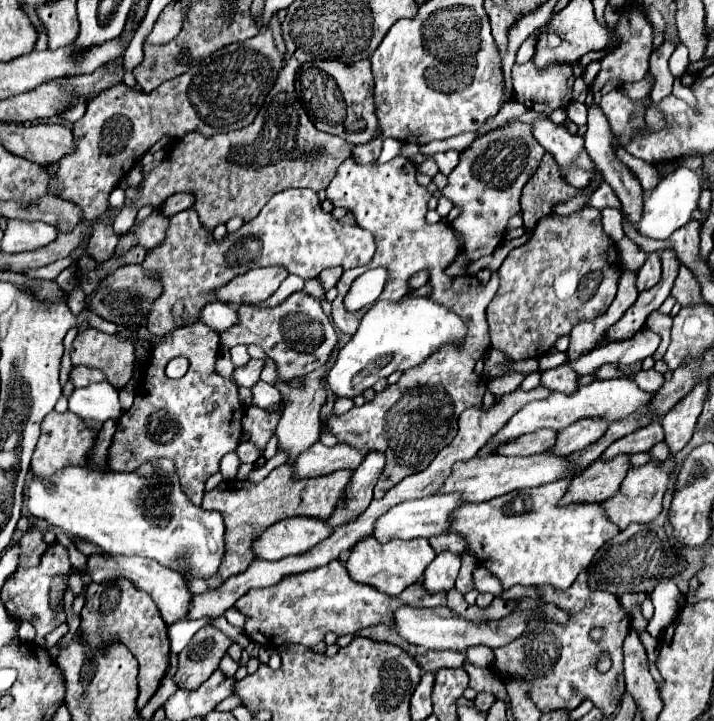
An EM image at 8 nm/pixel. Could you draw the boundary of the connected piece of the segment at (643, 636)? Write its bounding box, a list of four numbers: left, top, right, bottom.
[639,630,657,662]

